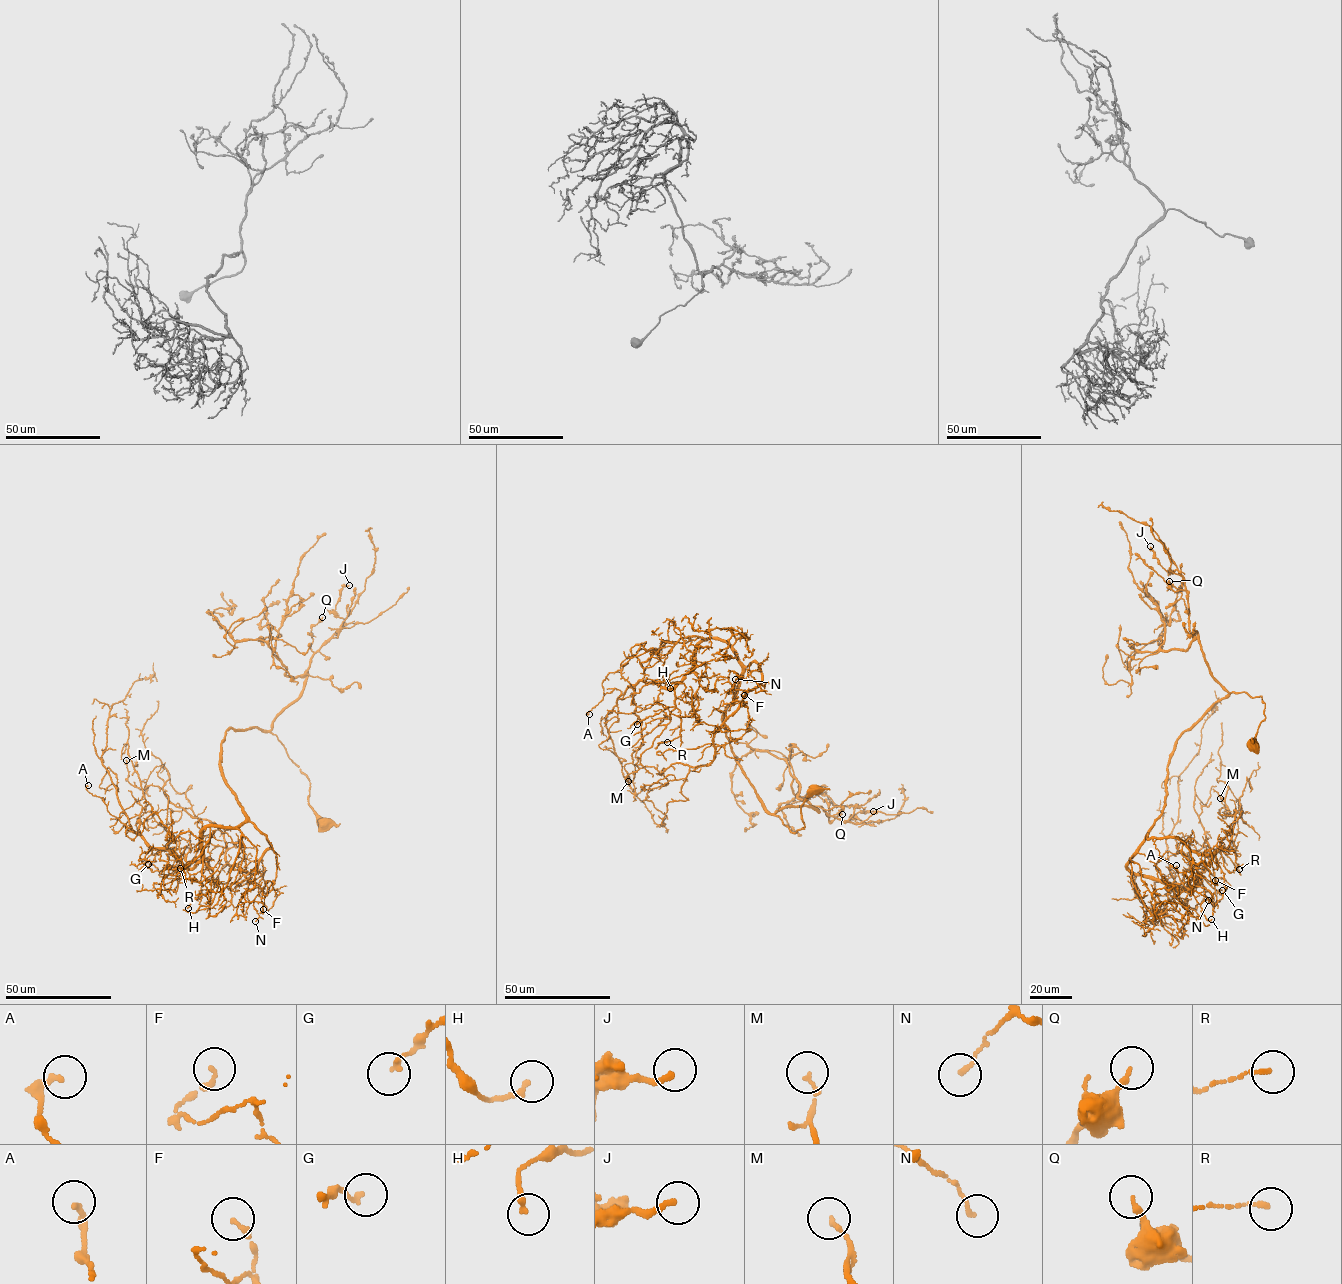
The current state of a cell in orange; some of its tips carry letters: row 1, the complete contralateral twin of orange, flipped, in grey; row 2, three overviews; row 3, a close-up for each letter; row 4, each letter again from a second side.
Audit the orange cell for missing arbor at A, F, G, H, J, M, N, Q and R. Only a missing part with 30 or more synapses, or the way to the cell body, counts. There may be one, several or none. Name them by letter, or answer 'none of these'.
none of these

